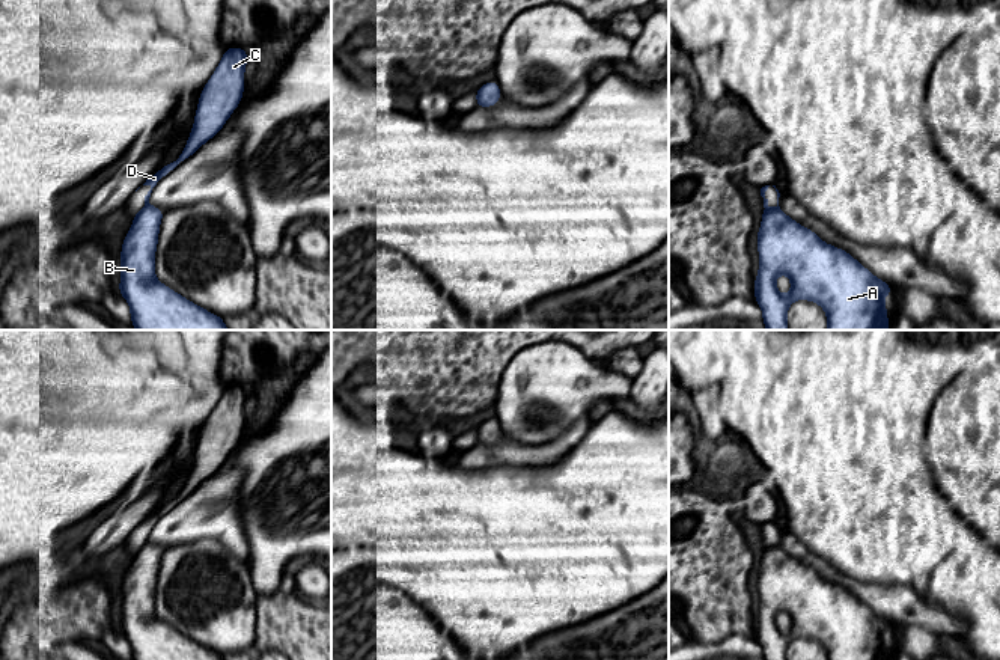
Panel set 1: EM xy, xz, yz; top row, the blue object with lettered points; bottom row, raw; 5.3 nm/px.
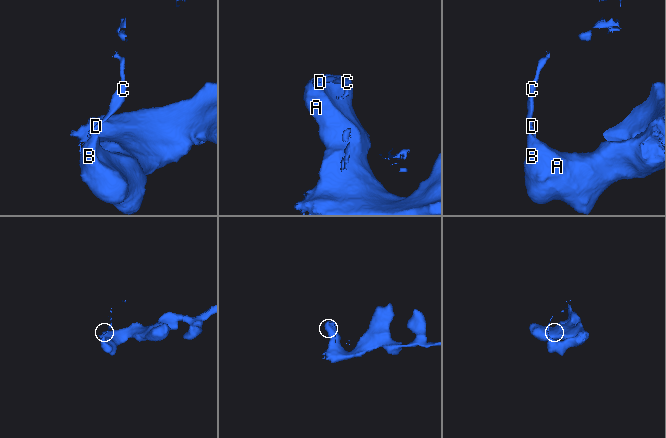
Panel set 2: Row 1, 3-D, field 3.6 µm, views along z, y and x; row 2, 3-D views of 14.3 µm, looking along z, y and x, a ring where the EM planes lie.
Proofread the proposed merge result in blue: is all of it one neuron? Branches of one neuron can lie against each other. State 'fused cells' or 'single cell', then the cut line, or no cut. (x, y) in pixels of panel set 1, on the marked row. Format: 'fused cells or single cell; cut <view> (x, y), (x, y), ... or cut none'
fused cells; cut xy (148, 204), (142, 210)

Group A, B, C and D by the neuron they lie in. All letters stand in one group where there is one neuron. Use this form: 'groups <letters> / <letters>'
groups A B / C D

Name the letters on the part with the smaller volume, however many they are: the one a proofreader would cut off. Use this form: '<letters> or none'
C, D

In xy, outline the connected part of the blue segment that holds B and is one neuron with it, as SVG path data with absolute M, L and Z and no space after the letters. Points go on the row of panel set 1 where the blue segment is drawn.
M146 205L127 232L117 291L130 304L136 330L229 330L215 313L163 285L155 276L155 252L164 211Z

